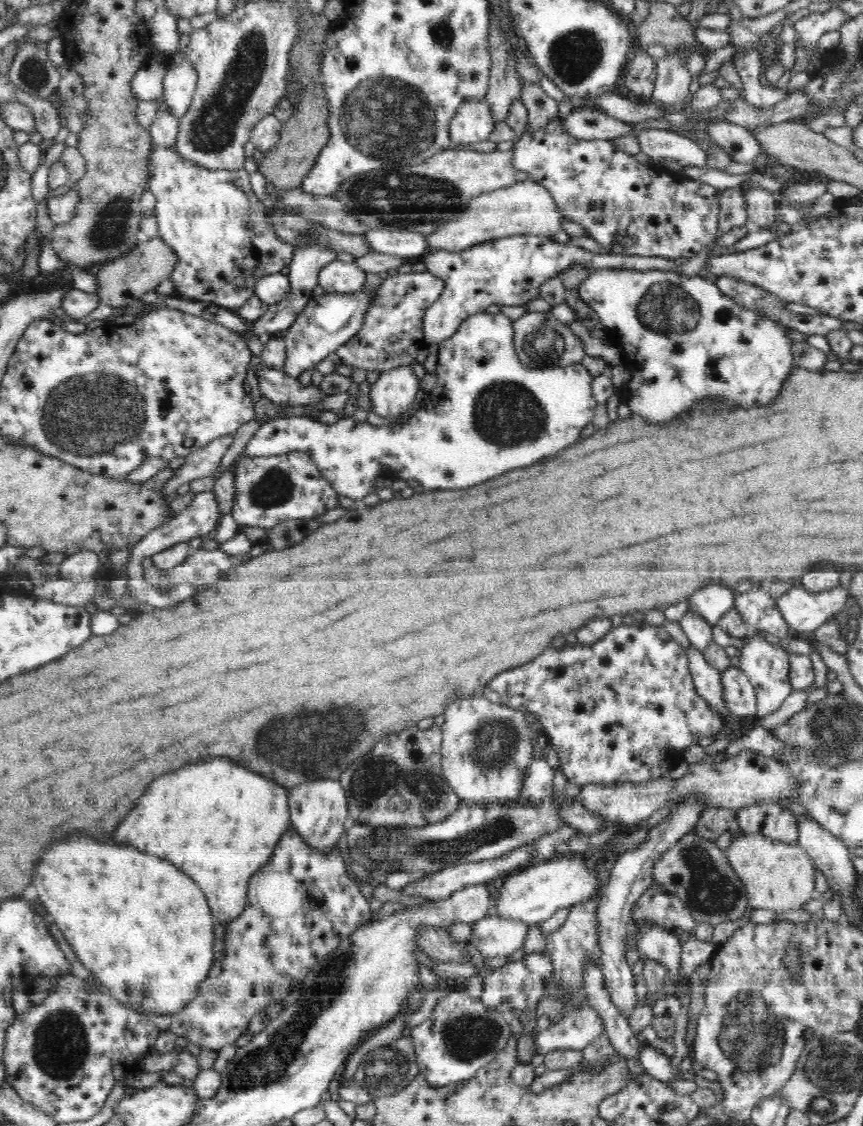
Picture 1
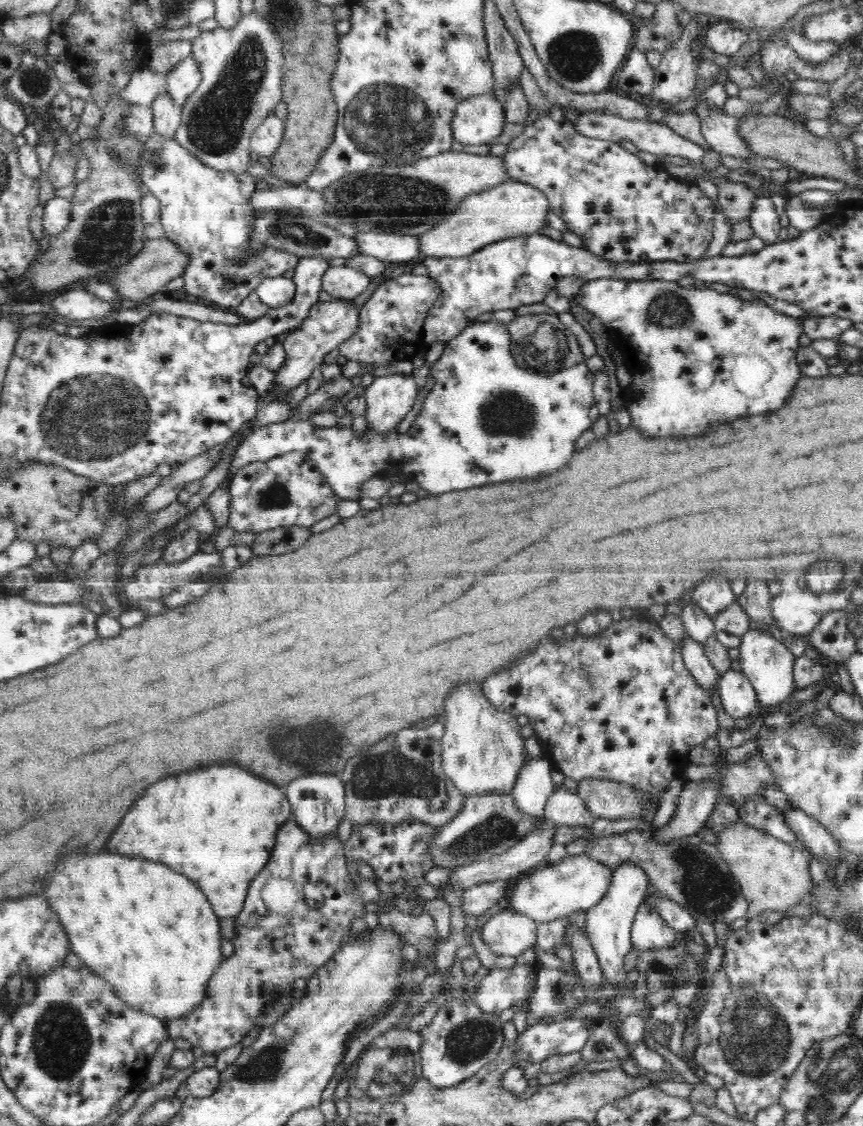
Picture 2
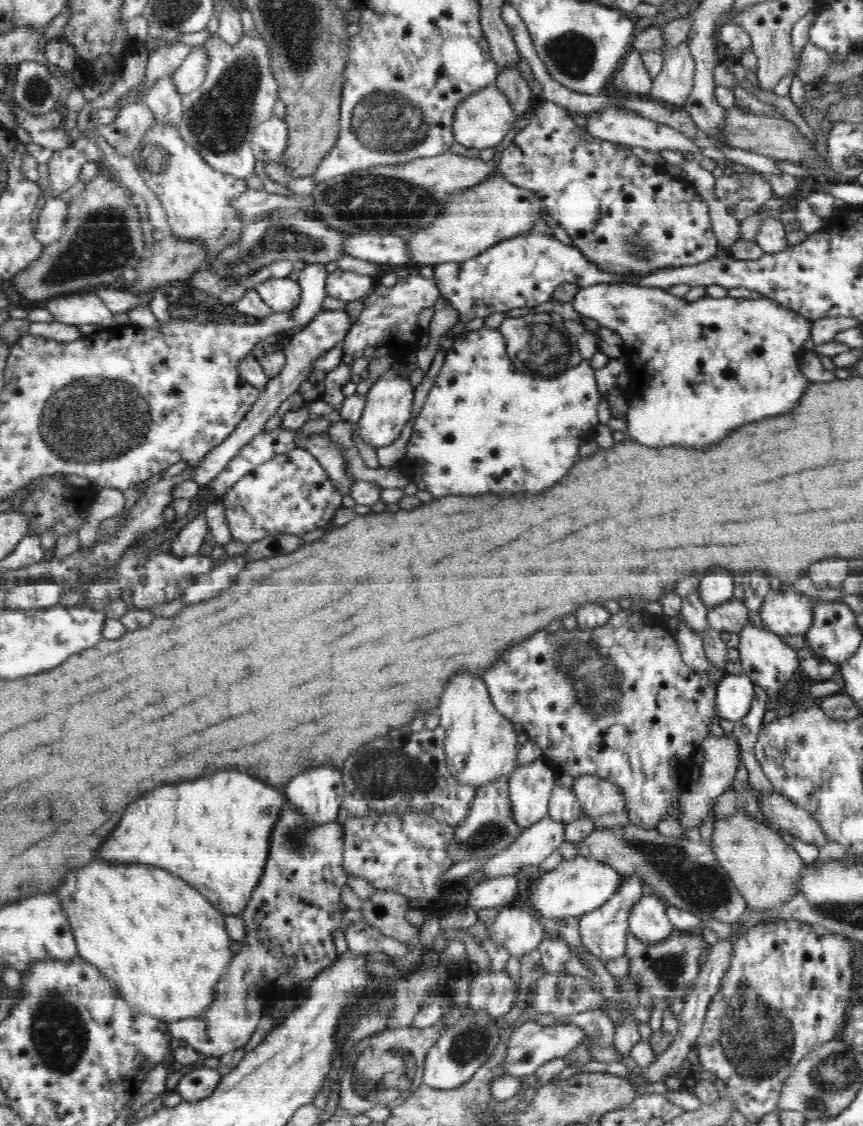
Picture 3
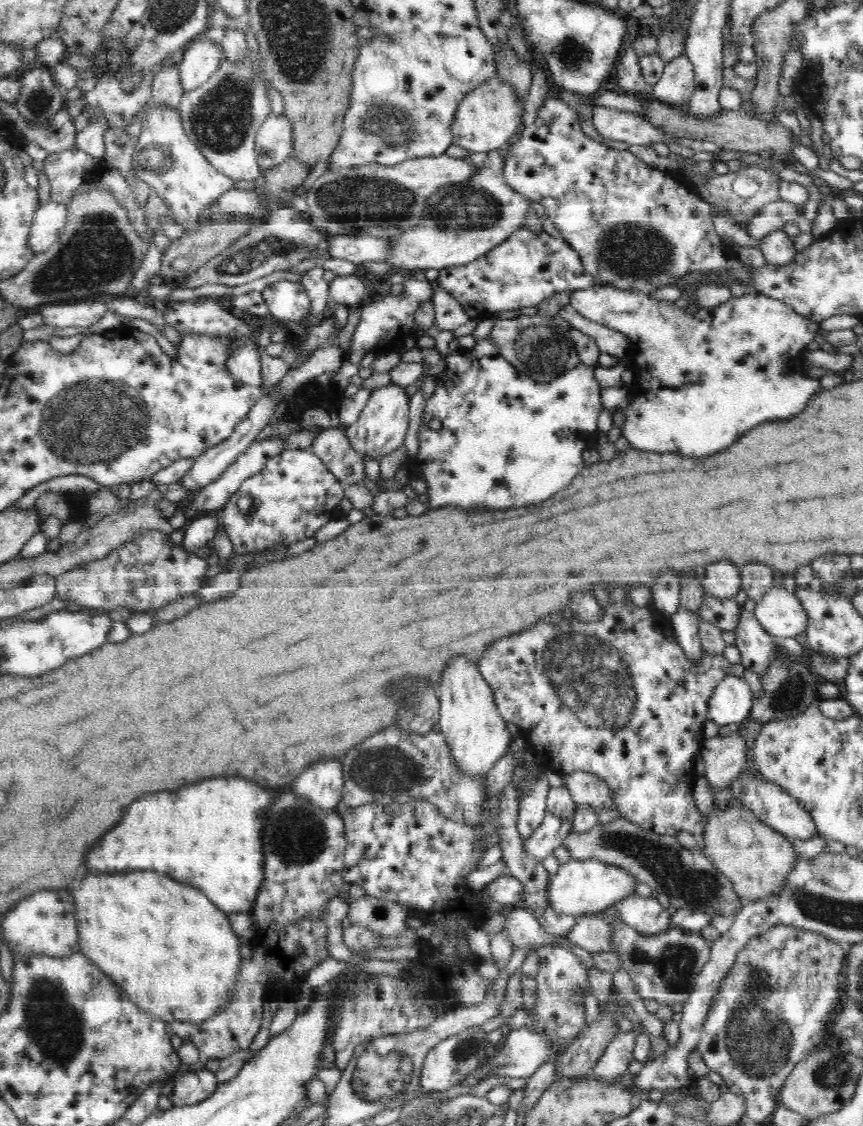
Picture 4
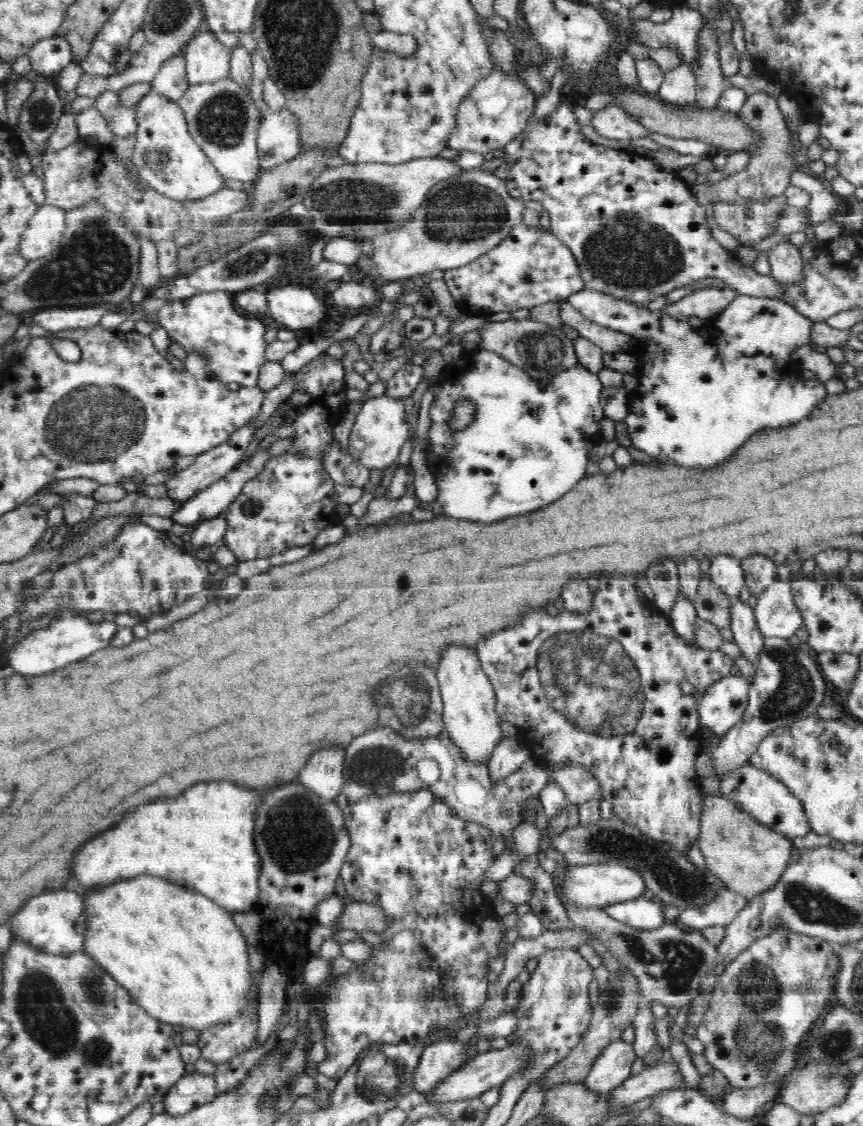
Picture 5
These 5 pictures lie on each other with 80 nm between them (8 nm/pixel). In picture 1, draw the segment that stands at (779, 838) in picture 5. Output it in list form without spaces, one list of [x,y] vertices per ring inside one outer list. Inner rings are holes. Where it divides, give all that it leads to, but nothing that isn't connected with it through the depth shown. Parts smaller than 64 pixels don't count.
[[[741,829],[738,831],[735,839],[730,838],[726,857],[744,883],[750,910],[738,920],[728,920],[713,927],[712,943],[716,946],[728,942],[727,937],[733,936],[738,929],[750,922],[752,910],[764,908],[776,913],[798,910],[816,896],[816,869],[808,853],[799,844],[785,843],[753,832],[744,833]]]

